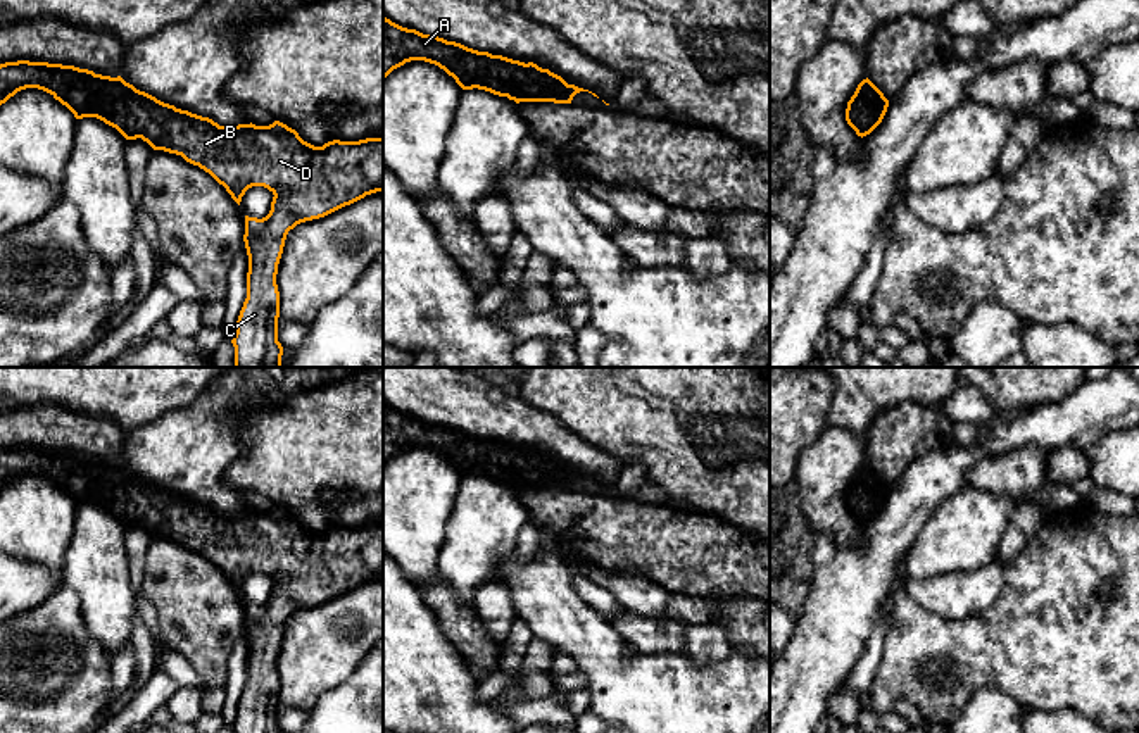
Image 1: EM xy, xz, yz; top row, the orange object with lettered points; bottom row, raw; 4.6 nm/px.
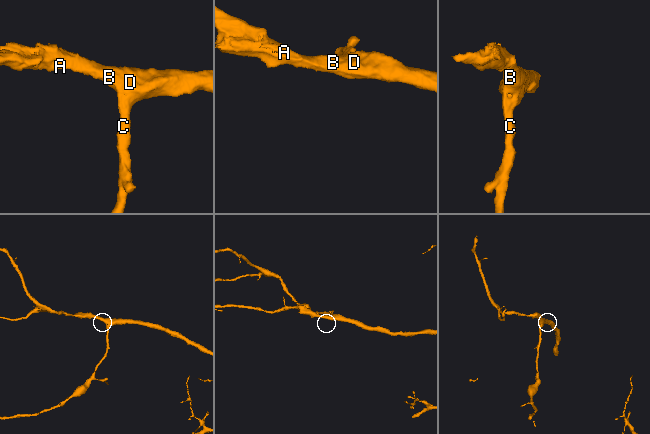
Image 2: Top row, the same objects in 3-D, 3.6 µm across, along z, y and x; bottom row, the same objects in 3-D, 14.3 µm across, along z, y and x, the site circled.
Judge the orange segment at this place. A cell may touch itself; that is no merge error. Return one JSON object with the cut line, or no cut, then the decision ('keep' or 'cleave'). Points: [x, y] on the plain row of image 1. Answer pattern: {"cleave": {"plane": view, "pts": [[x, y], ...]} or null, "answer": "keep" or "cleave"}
{"cleave": null, "answer": "keep"}

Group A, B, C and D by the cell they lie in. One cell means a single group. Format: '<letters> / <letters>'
A B C D

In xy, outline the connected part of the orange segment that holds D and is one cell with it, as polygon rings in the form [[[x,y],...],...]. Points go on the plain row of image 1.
[[[17,447],[0,450],[0,492],[26,474],[50,479],[76,505],[97,504],[116,514],[126,526],[142,524],[154,536],[181,542],[223,571],[238,592],[252,573],[264,573],[274,581],[266,604],[245,602],[247,685],[236,707],[233,733],[281,733],[278,728],[280,678],[276,661],[288,617],[300,609],[324,604],[366,581],[383,578],[383,524],[333,526],[323,533],[314,533],[280,507],[269,512],[252,509],[219,512],[209,504],[176,495],[136,476],[121,462],[110,464],[88,455],[48,448]]]

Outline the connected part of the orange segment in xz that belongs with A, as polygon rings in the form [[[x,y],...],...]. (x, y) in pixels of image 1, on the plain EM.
[[[383,402],[383,466],[397,454],[411,447],[425,447],[438,452],[463,476],[485,476],[499,483],[519,488],[554,488],[571,490],[573,483],[580,478],[588,478],[575,471],[568,471],[561,462],[542,455],[533,448],[519,448],[488,438],[478,438],[456,428],[447,428],[438,423],[423,421],[416,416],[402,414]]]

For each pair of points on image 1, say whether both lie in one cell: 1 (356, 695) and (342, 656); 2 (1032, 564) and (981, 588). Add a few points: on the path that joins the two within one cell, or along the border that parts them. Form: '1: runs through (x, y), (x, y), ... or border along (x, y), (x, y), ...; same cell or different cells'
1: border along (364, 656), (342, 682), (328, 689), (316, 701); different cells
2: border along (1005, 566), (1001, 595), (982, 611); different cells

